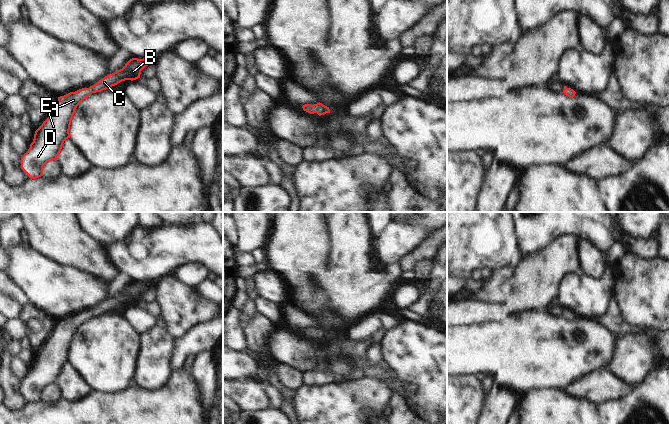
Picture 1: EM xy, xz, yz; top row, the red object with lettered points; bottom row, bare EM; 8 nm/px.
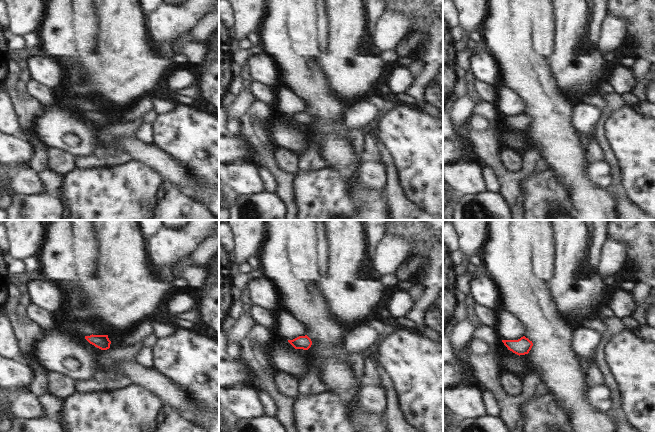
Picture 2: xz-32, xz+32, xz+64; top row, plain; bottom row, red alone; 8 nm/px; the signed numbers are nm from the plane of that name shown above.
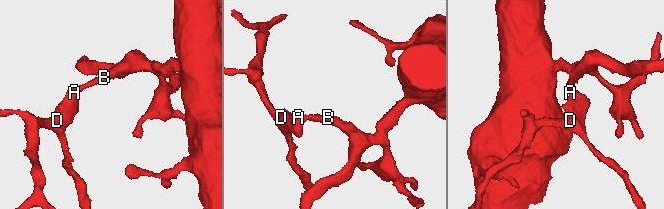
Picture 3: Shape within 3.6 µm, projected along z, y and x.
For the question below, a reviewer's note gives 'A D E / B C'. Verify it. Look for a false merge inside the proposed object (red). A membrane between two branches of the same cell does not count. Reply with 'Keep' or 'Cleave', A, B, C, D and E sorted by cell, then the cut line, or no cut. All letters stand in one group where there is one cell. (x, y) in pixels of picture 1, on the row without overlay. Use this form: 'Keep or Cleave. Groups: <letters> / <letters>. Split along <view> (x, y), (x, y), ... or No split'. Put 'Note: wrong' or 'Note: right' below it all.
Keep. Groups: A B C D E. No split
Note: wrong

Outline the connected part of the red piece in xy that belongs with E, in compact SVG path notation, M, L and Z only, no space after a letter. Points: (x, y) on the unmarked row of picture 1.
M132 282L122 293L105 300L89 312L58 321L53 336L35 355L30 372L21 381L21 393L31 403L43 400L44 389L57 383L64 365L70 362L71 344L77 330L92 317L101 316L125 304L140 302L141 295L155 286L153 282Z

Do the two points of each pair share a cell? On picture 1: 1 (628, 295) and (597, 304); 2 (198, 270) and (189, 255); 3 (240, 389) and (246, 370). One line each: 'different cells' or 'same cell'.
1: different cells
2: different cells
3: different cells

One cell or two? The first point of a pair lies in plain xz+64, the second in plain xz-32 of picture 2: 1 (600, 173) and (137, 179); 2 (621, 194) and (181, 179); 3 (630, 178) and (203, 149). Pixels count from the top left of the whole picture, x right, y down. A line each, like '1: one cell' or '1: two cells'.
1: one cell
2: two cells
3: one cell

